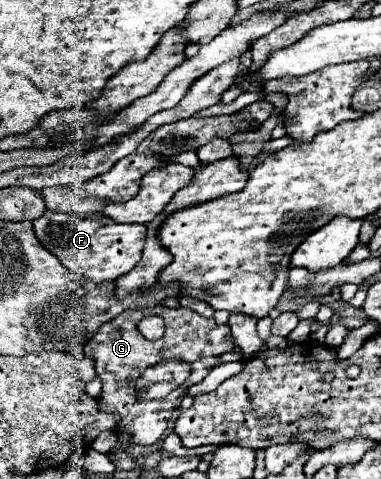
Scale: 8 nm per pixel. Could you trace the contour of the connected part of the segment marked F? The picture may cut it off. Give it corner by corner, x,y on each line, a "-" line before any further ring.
45,210
45,214
33,222
39,242
61,260
65,268
77,276
85,276
93,282
113,282
127,274
141,260
141,248
145,246
147,226
143,224
117,224
103,212
93,214
61,214

